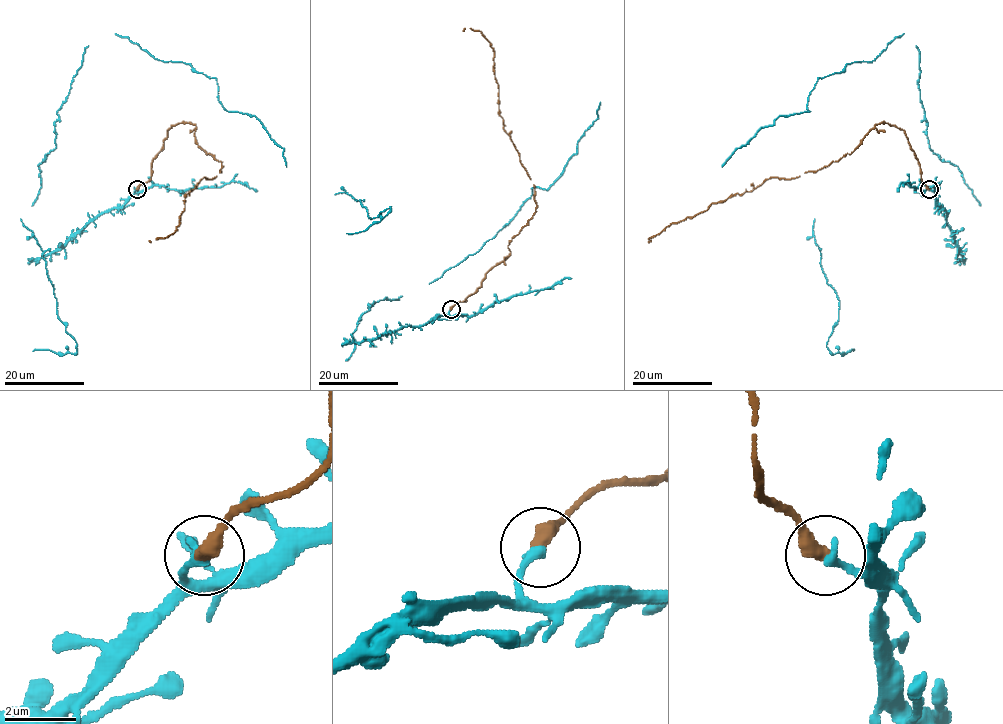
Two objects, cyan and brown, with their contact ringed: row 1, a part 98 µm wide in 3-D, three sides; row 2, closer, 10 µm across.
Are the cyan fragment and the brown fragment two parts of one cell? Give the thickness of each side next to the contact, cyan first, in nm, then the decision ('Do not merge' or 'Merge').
Thickness 320 nm (cyan) against 440 nm. Do not merge

